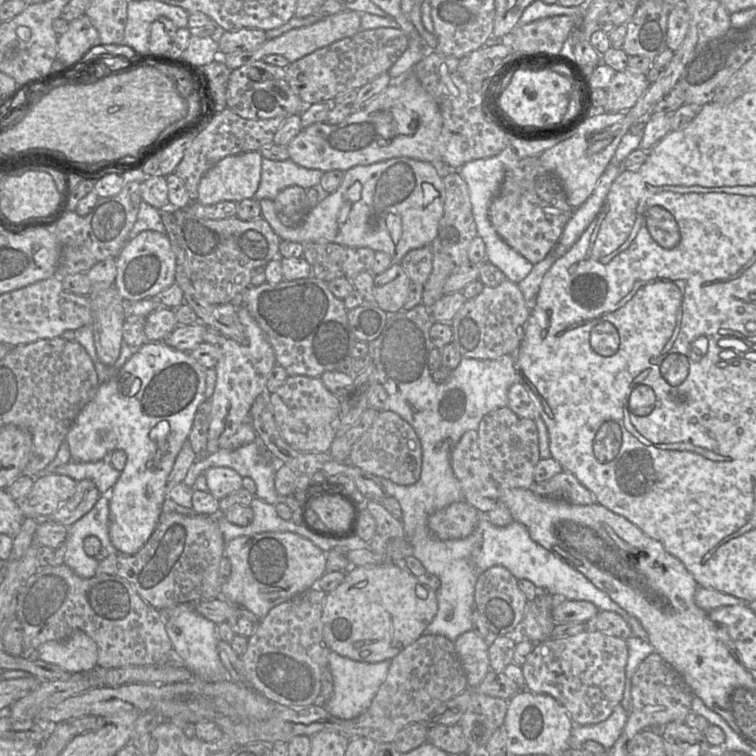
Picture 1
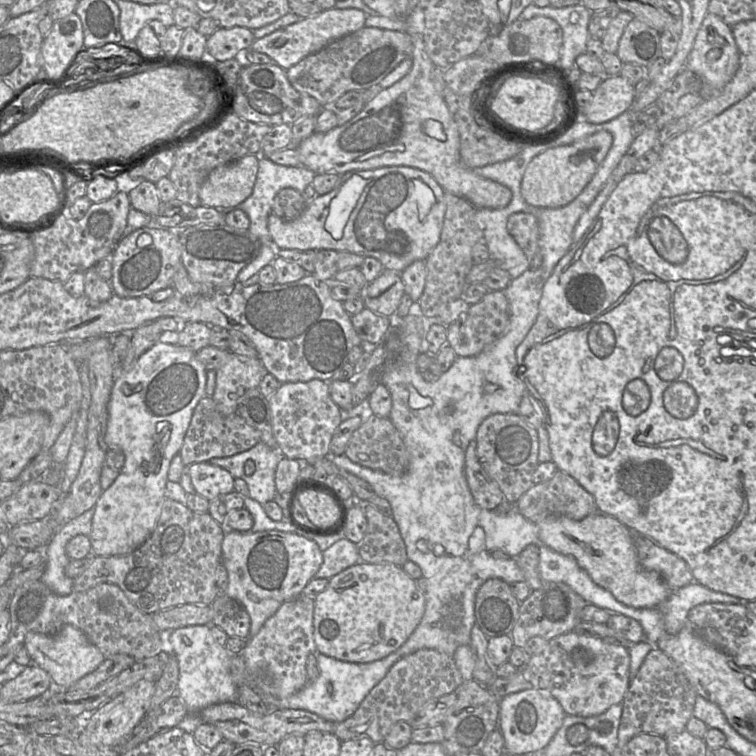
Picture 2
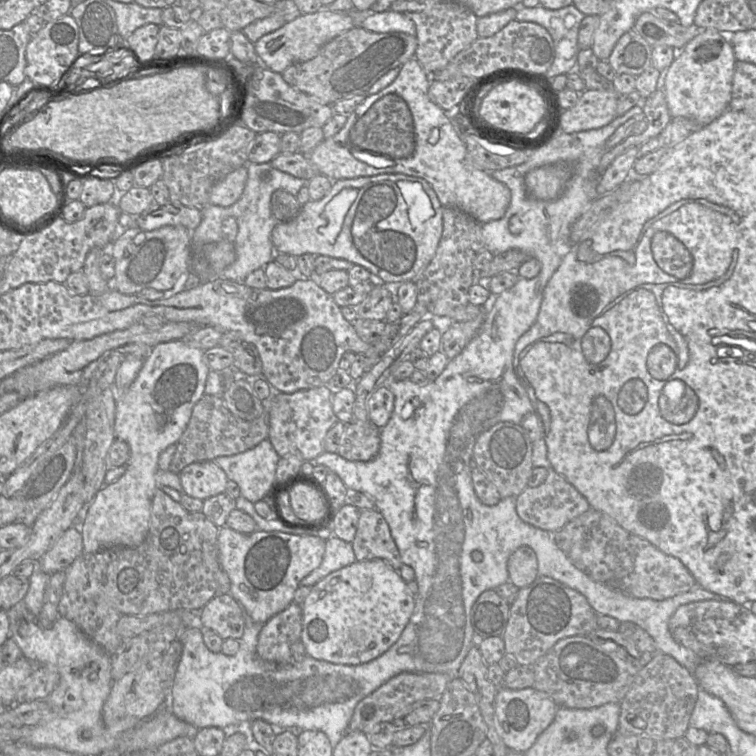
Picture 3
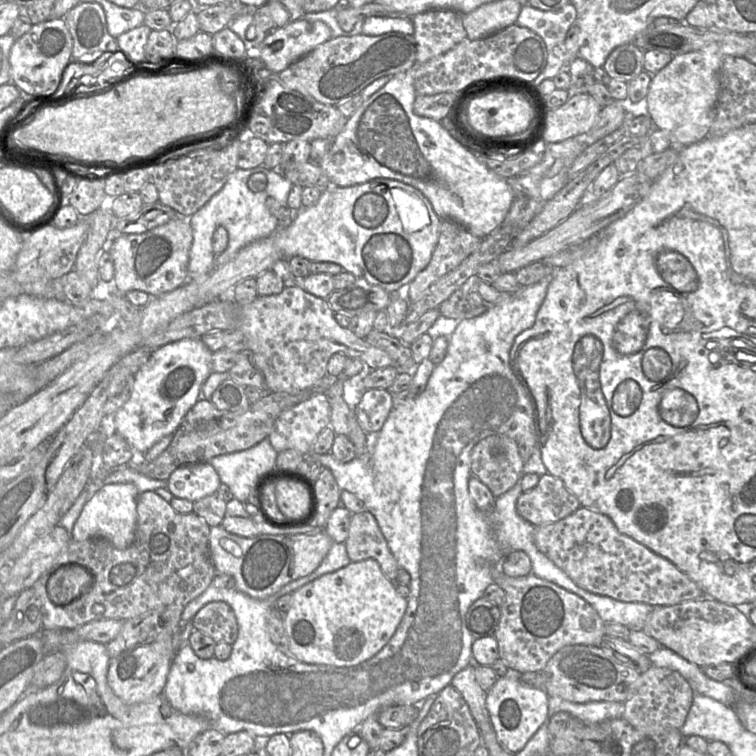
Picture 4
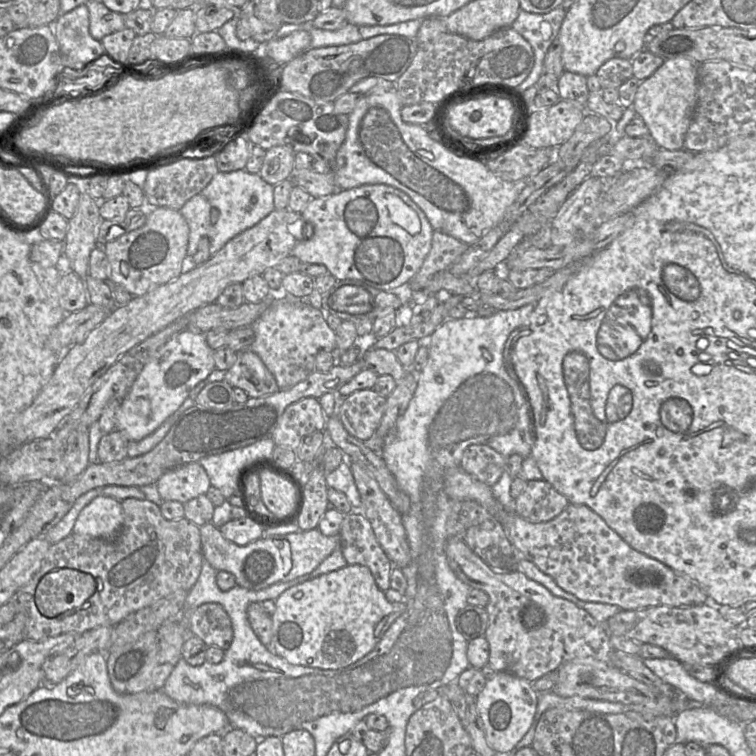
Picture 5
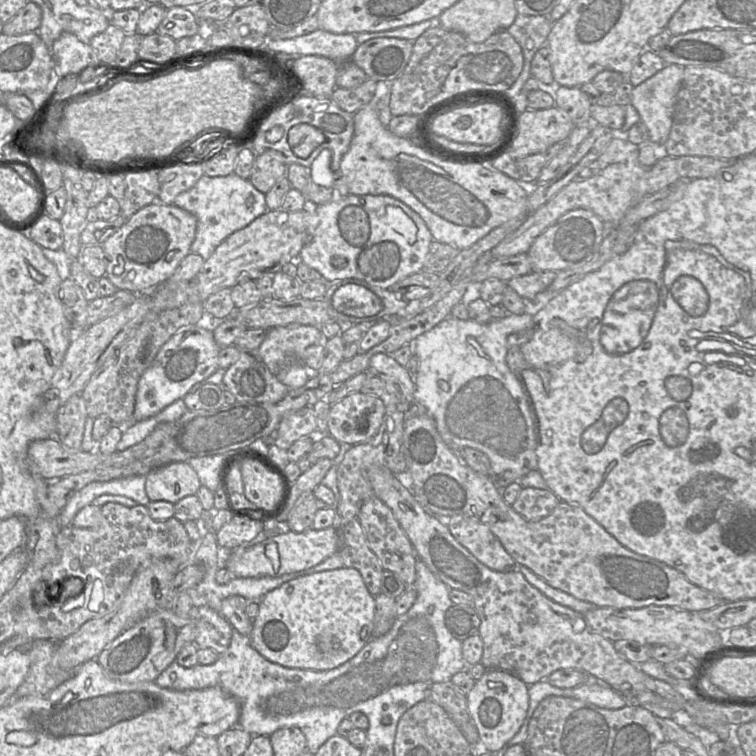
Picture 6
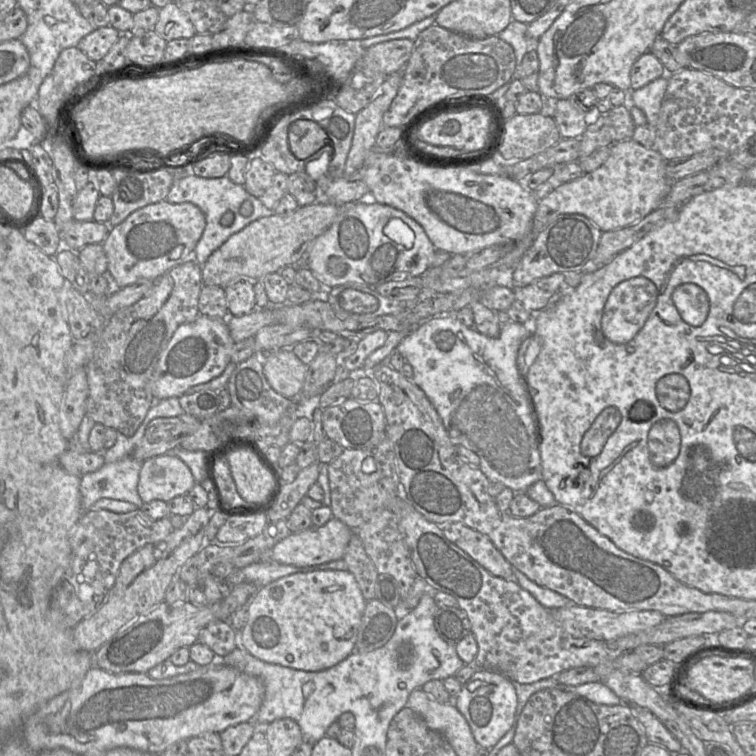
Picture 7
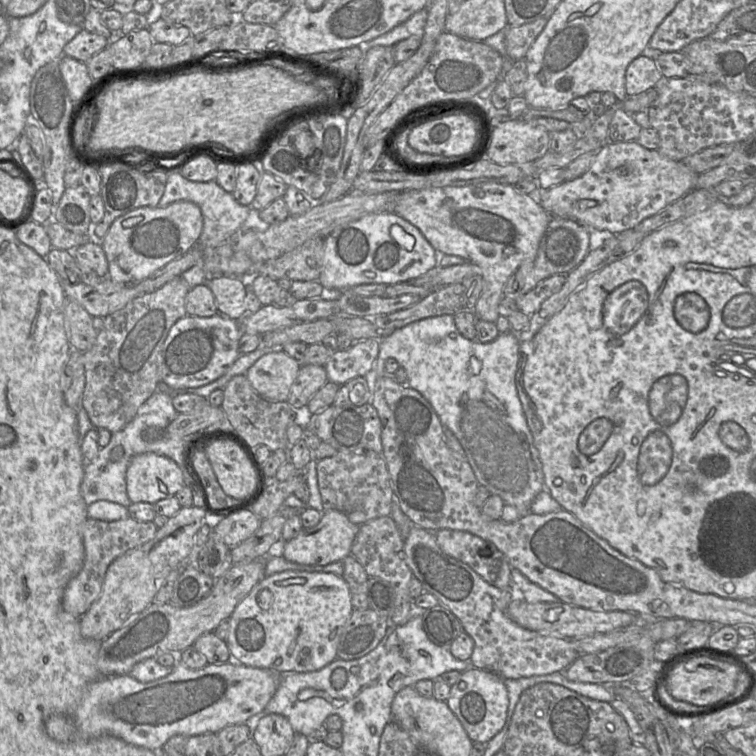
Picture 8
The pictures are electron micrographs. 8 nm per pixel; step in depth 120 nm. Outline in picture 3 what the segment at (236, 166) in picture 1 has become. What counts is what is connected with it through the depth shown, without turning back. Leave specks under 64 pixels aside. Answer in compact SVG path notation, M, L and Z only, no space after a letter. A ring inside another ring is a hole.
M241 166L216 182L210 191L209 203L228 207L242 195L248 178L246 166Z

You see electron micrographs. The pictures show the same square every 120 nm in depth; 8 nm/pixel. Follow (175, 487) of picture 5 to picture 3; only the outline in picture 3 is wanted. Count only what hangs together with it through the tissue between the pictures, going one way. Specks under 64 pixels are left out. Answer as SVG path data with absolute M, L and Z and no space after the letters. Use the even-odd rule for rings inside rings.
M214 461L194 462L179 473L184 493L198 499L208 499L226 491L228 477Z

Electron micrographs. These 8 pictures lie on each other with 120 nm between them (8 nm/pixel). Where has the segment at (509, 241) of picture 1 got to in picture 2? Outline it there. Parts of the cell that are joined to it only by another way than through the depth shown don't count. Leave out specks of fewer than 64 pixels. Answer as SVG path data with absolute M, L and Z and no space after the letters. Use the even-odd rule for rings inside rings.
M525 212L513 213L508 217L507 230L526 255L529 269L538 269L542 264L542 254L536 217Z

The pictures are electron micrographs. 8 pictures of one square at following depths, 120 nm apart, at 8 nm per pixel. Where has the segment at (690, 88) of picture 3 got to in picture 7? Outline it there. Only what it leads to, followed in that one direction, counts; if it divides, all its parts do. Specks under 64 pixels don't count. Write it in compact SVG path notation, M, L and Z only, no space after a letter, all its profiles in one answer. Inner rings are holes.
M663 72L662 77L655 79L644 87L629 90L628 102L644 112L647 123L651 126L656 126L658 122L662 100L672 74L672 72Z

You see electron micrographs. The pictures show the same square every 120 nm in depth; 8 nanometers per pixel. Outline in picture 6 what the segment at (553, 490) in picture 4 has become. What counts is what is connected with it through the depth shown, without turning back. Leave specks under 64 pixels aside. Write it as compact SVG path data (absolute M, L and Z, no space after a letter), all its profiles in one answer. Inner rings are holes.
M527 487L519 493L512 508L530 522L545 518L560 503L560 499L549 489Z

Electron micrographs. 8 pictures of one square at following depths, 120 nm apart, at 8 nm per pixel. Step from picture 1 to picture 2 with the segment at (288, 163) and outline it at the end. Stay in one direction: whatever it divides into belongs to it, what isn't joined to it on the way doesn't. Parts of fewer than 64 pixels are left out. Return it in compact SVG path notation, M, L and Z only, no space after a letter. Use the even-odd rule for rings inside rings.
M260 156L258 173L256 176L253 192L236 208L243 210L248 215L250 219L249 231L259 239L261 243L261 250L258 256L239 272L237 276L238 282L245 282L254 274L258 274L258 272L264 266L271 264L276 258L276 248L268 230L268 216L272 213L272 206L276 194L285 188L295 189L302 194L306 187L311 185L315 175L316 174L314 172L307 169L306 167L283 166L271 162L265 156Z

